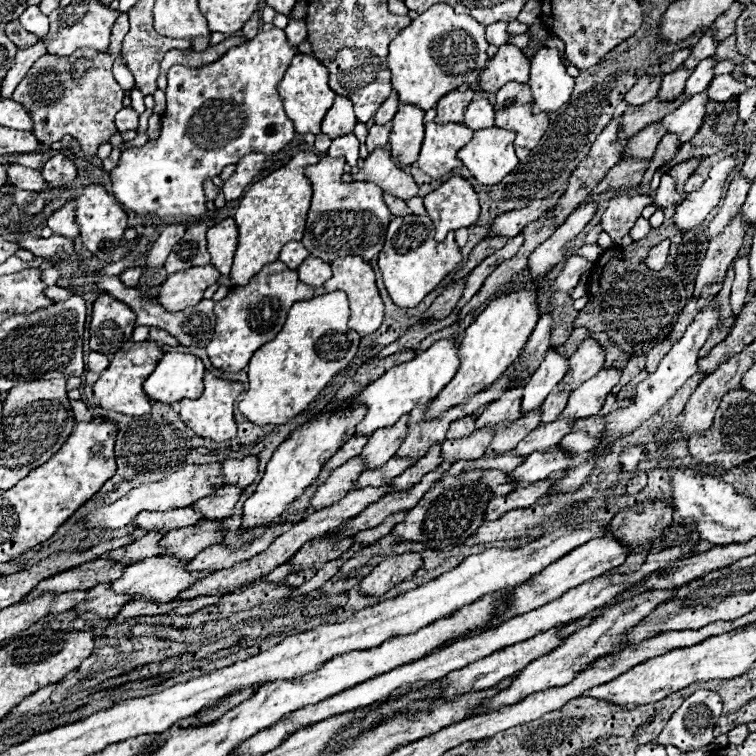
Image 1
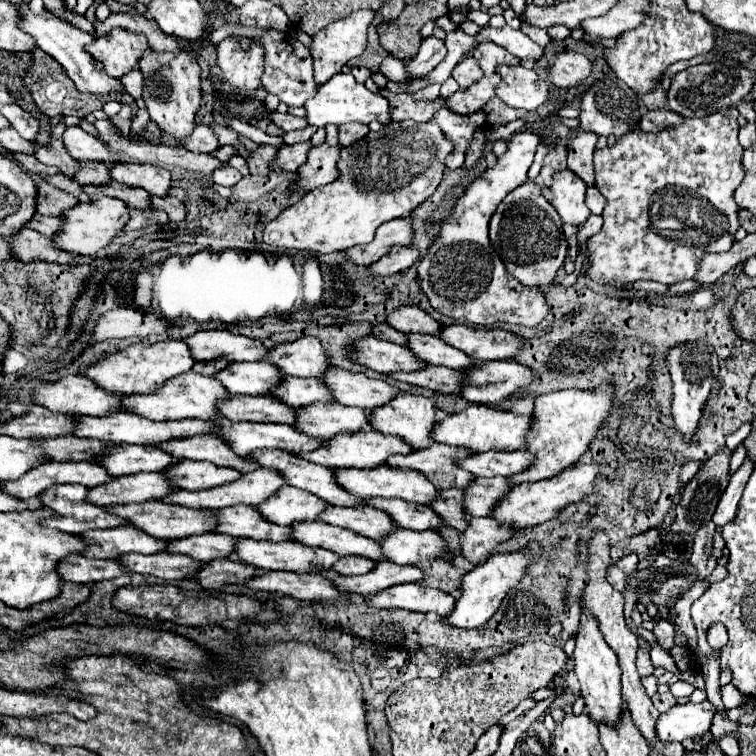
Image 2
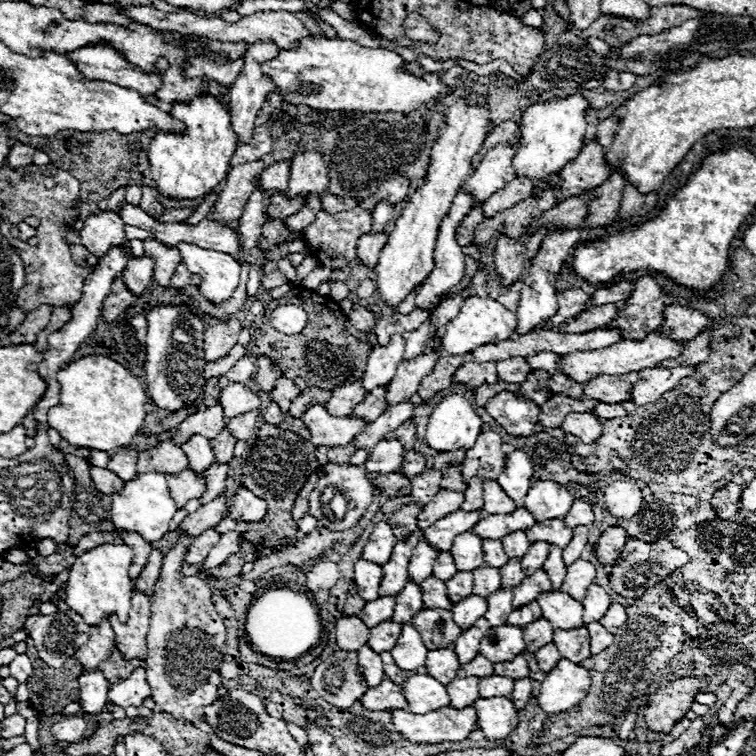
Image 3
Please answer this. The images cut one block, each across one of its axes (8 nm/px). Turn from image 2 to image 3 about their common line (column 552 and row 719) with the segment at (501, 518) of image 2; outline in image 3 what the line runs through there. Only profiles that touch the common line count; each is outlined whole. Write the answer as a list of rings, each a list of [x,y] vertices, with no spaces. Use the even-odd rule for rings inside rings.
[[[480,698],[474,708],[478,714],[478,728],[488,740],[504,740],[518,724],[518,710],[508,698]]]

